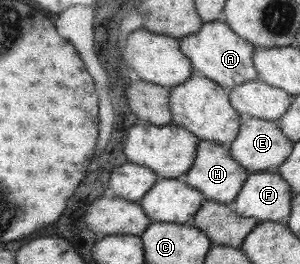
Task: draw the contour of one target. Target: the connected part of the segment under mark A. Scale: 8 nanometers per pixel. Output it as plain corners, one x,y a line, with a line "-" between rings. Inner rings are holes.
222,19
203,23
195,34
179,40
179,48
189,59
194,73
212,80
225,90
231,90
243,82
258,78
252,63
252,54
256,47
239,38

